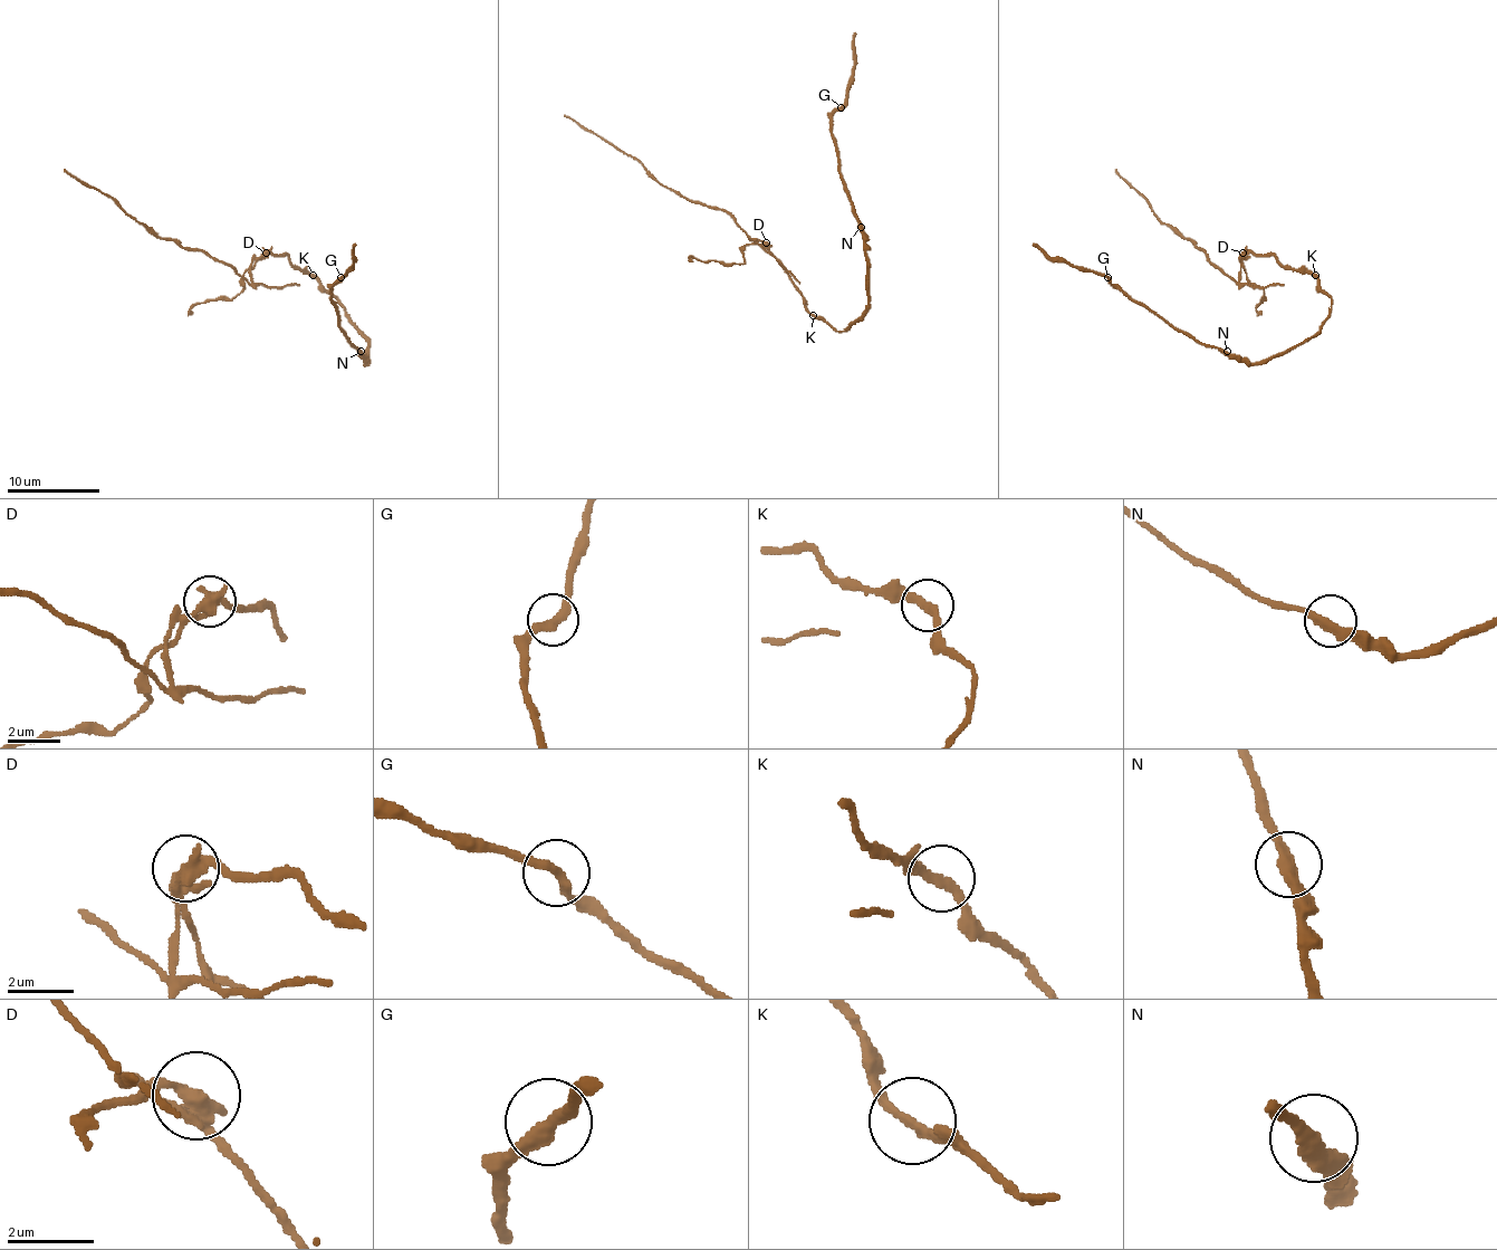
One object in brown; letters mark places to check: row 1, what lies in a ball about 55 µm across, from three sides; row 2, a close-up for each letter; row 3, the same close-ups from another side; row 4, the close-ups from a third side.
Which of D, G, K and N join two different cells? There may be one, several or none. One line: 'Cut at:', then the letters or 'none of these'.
Cut at: D

